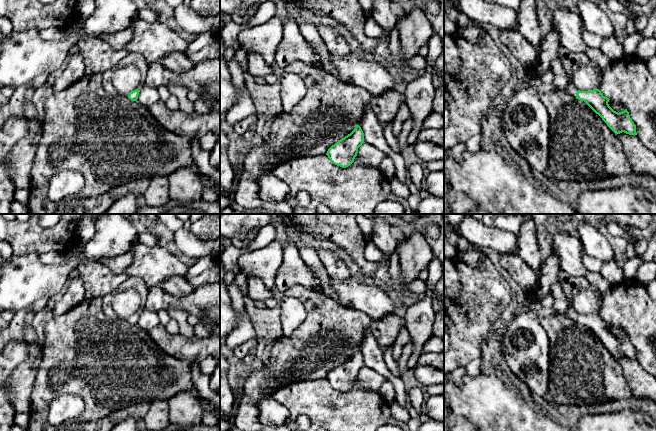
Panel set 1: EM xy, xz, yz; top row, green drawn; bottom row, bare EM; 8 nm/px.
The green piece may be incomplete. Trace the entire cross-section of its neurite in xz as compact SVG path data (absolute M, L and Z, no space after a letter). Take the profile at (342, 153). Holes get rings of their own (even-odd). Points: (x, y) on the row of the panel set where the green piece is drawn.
M355 125L354 130L332 145L326 155L333 164L346 168L354 162L358 148L363 143L364 133L359 125Z

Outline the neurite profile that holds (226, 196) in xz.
M235 174L233 187L229 190L226 190L220 186L220 213L223 209L230 207L231 203L234 201L234 193L238 178L239 177Z

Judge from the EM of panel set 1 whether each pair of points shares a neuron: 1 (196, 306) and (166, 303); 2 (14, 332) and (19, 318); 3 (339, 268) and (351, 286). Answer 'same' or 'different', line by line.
1: same
2: same
3: different

